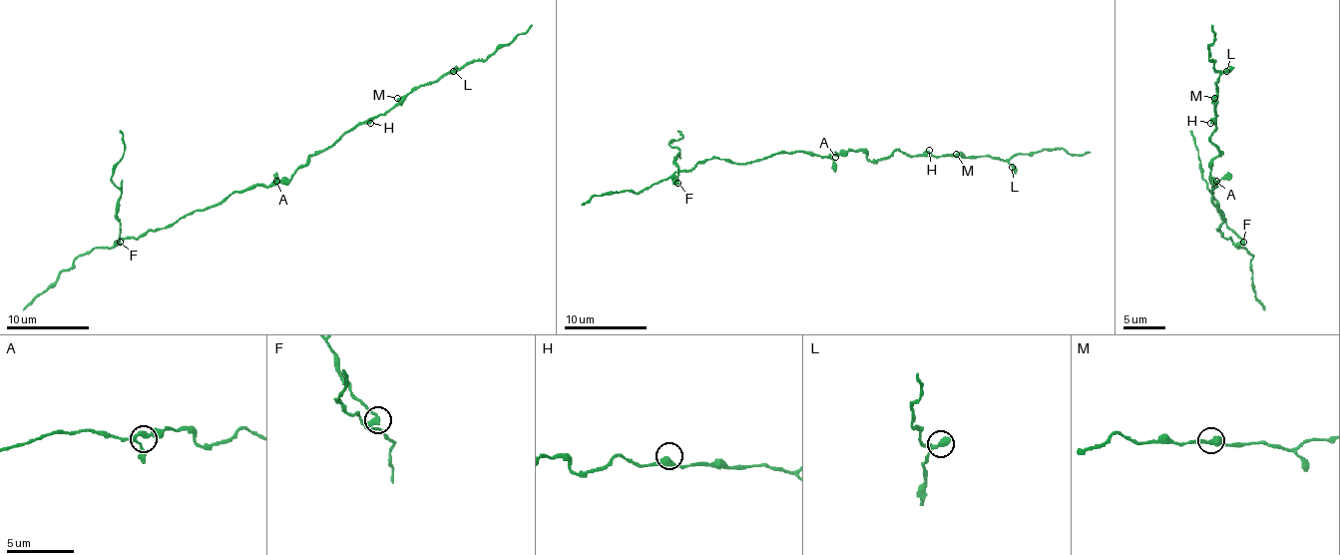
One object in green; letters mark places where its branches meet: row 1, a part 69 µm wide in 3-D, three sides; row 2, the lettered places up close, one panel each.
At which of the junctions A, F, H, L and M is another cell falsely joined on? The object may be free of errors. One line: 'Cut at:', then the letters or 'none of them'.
Cut at: F

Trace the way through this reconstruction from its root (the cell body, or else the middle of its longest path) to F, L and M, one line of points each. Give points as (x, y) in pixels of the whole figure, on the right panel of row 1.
F: (1214, 183), (1212, 202), (1222, 212), (1218, 231), (1235, 243), (1243, 241)
L: (1214, 183), (1210, 177), (1210, 164), (1220, 154), (1210, 141), (1216, 131), (1216, 79), (1226, 71)
M: (1214, 183), (1210, 177), (1210, 164), (1220, 154), (1210, 141), (1216, 131), (1214, 98)

